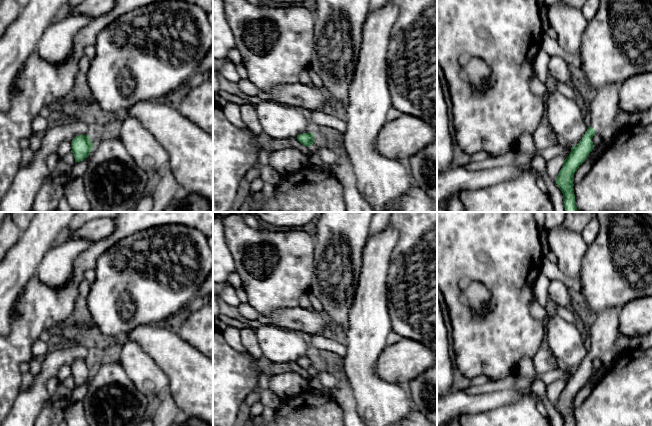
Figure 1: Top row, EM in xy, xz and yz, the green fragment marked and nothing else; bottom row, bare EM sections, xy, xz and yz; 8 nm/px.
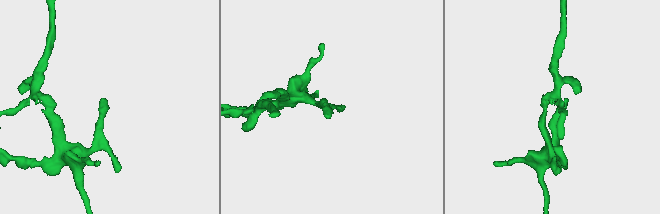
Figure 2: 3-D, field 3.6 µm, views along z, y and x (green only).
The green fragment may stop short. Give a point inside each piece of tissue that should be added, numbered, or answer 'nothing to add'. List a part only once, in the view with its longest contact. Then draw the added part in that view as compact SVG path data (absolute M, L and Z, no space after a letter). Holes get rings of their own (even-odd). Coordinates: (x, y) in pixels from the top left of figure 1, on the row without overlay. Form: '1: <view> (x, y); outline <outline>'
nothing to add

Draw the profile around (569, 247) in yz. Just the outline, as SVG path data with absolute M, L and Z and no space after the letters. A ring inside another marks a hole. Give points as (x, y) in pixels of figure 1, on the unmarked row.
M560 224L547 231L548 248L557 257L559 269L571 279L580 279L582 261L588 245L580 233L567 230Z

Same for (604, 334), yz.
M611 307L596 316L589 332L591 348L602 362L602 367L608 371L615 366L620 356L620 352L615 348L620 336L618 332L619 310Z

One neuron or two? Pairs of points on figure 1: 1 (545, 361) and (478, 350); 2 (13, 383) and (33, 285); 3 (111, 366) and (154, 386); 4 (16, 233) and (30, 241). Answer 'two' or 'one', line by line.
1: two
2: one
3: two
4: two

